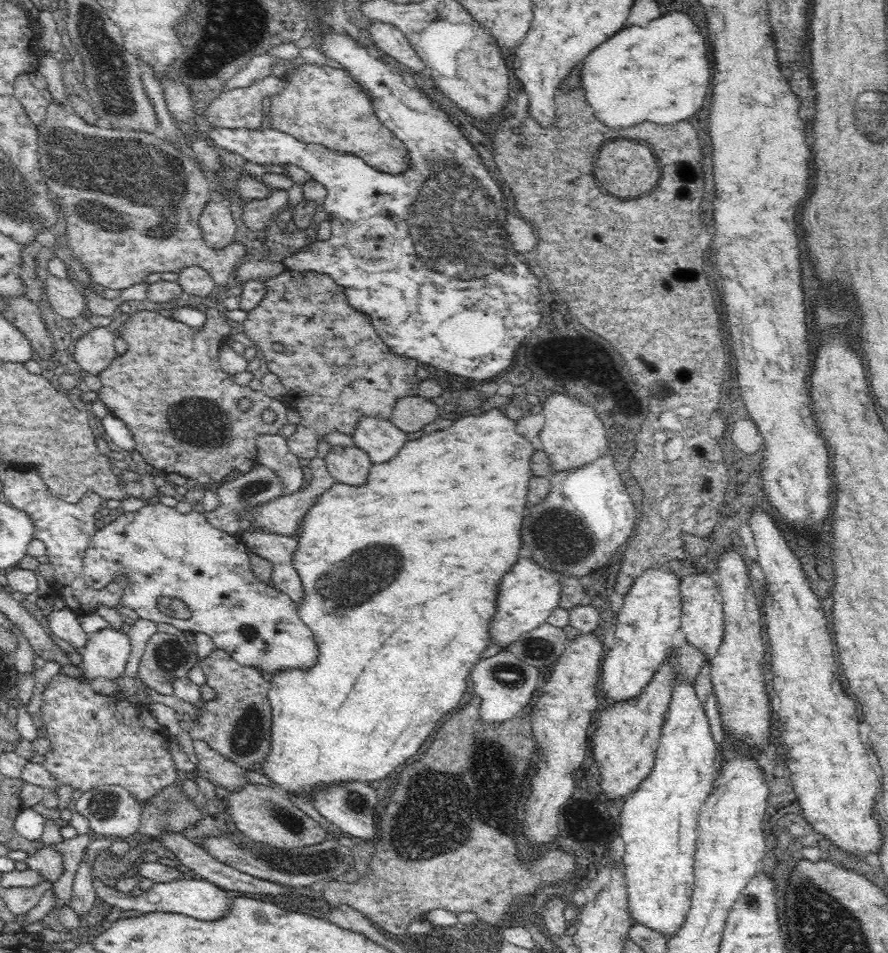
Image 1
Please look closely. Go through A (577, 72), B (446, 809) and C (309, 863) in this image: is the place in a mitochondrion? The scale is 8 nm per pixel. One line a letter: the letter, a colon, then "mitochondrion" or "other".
A: other
B: mitochondrion
C: mitochondrion

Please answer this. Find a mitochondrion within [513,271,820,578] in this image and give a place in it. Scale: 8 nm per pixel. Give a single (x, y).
(564, 540)

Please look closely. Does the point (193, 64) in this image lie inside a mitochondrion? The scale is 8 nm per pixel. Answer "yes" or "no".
no

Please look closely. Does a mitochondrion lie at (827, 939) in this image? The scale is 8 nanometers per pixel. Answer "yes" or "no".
yes

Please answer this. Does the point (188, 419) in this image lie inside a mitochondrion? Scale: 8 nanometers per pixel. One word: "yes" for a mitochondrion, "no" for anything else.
yes

